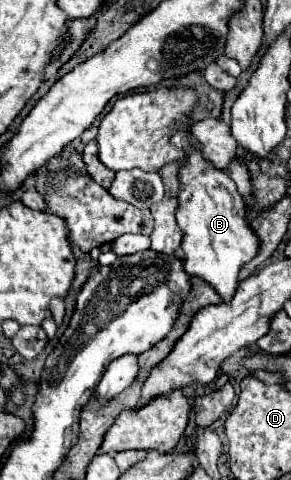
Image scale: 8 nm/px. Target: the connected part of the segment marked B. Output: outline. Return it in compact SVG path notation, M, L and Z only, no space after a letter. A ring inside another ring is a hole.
M176 133L172 137L172 143L176 147L184 147L188 157L188 161L182 163L180 169L180 211L176 215L176 221L184 231L184 269L188 275L198 275L208 281L218 291L218 295L228 301L236 293L238 273L242 265L254 259L258 251L258 239L244 219L248 205L248 201L244 203L244 199L248 199L248 191L252 189L252 183L248 183L248 171L244 171L244 167L240 167L240 163L236 161L232 161L228 167L230 175L226 175L224 171L216 171L212 165L206 165L202 155L198 151L192 151L190 133Z

